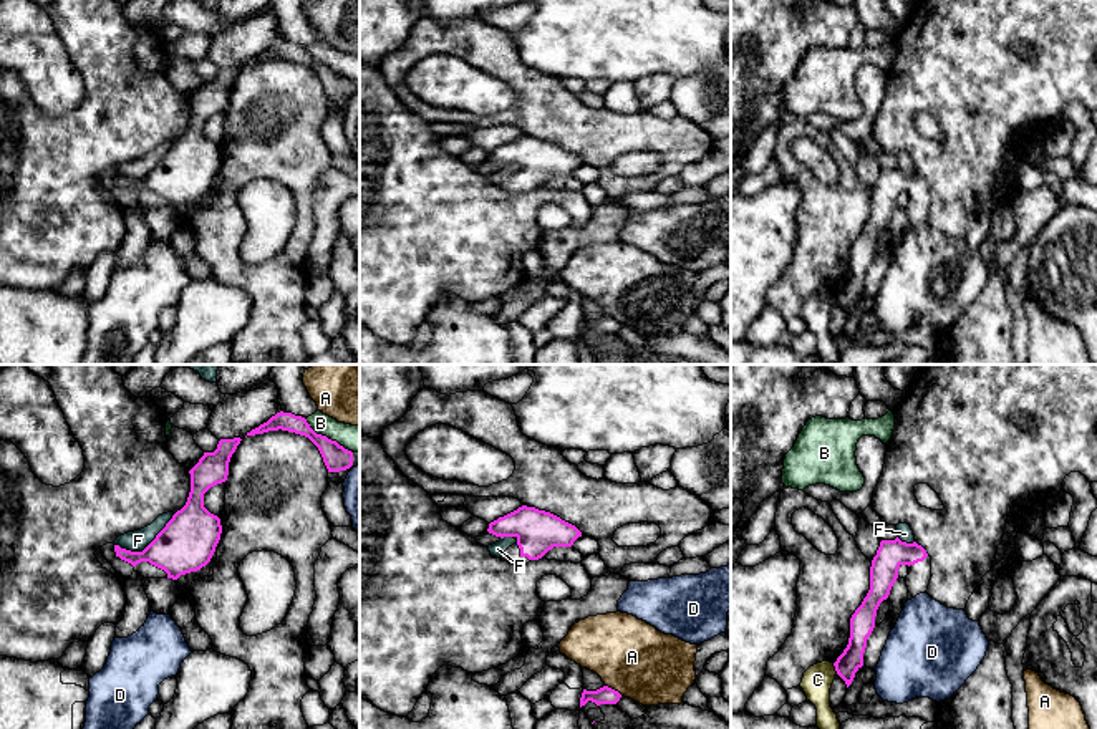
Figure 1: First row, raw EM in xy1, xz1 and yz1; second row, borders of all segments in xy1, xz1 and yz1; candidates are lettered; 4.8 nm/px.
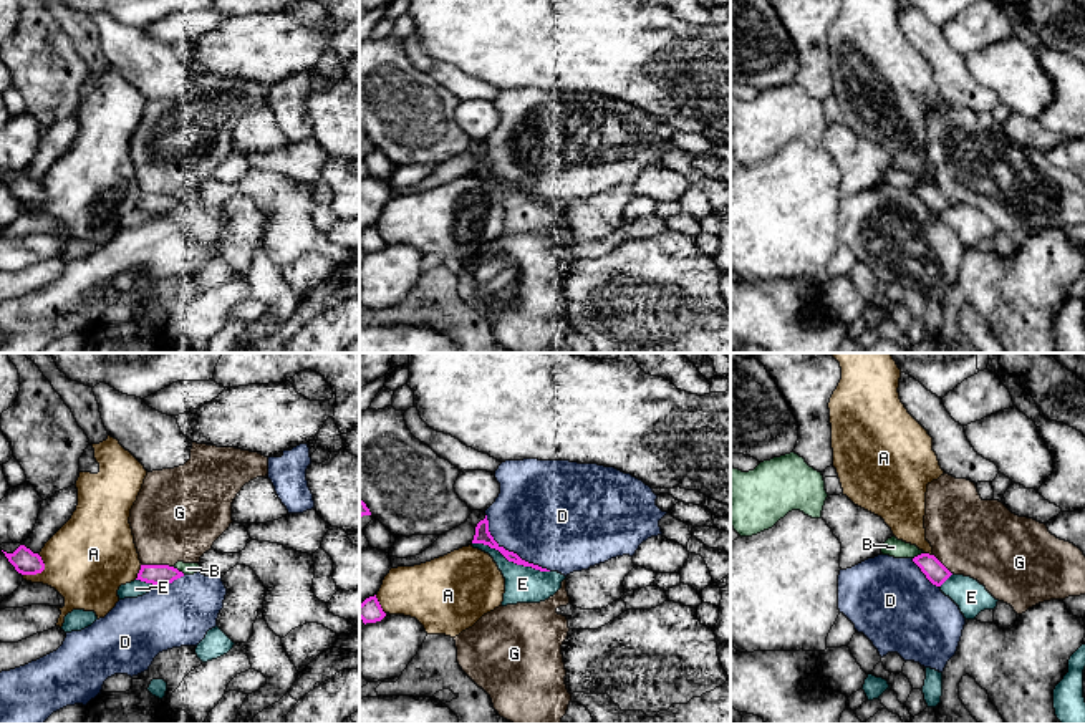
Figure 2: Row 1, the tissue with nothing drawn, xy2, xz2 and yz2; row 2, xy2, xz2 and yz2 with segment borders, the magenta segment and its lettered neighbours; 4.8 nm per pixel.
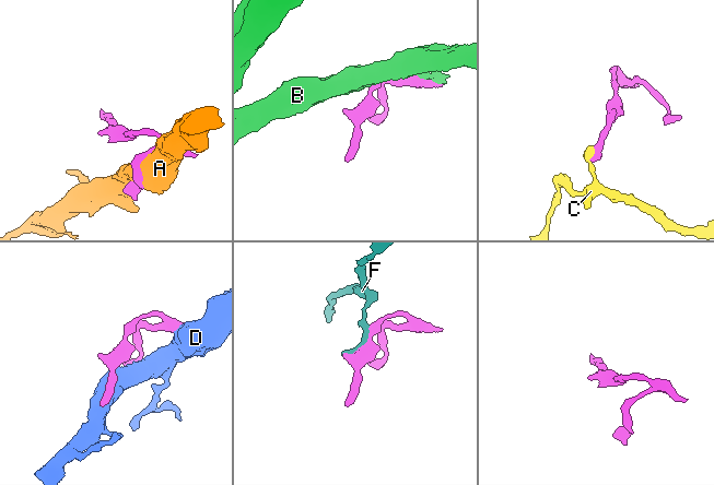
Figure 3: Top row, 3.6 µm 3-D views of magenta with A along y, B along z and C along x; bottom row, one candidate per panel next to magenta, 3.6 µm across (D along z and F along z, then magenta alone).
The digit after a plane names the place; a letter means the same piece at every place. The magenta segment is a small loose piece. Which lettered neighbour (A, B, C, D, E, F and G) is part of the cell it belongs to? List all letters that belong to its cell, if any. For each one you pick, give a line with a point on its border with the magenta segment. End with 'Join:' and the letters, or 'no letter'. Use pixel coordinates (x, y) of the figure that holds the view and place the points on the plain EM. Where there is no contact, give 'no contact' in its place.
Join: no letter

